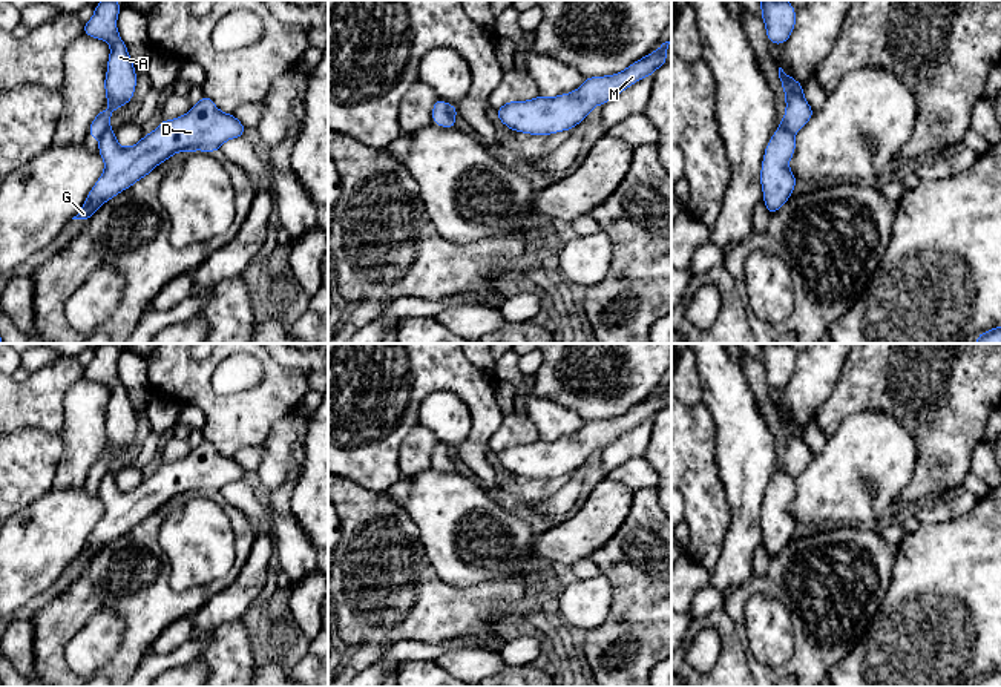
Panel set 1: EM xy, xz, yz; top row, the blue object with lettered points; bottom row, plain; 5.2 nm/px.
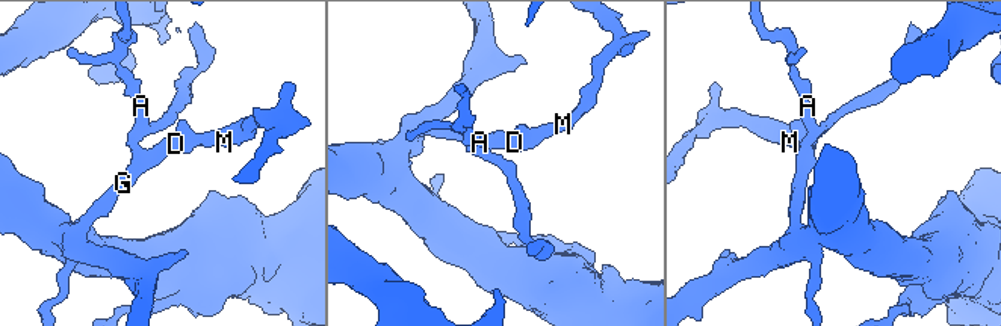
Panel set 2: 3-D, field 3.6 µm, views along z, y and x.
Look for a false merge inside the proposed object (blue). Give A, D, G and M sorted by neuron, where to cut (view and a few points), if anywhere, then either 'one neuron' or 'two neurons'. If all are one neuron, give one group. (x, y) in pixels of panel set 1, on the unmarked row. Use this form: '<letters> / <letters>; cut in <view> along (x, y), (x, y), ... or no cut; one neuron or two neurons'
A / D G M; cut in yz along (779, 471), (793, 479); two neurons

